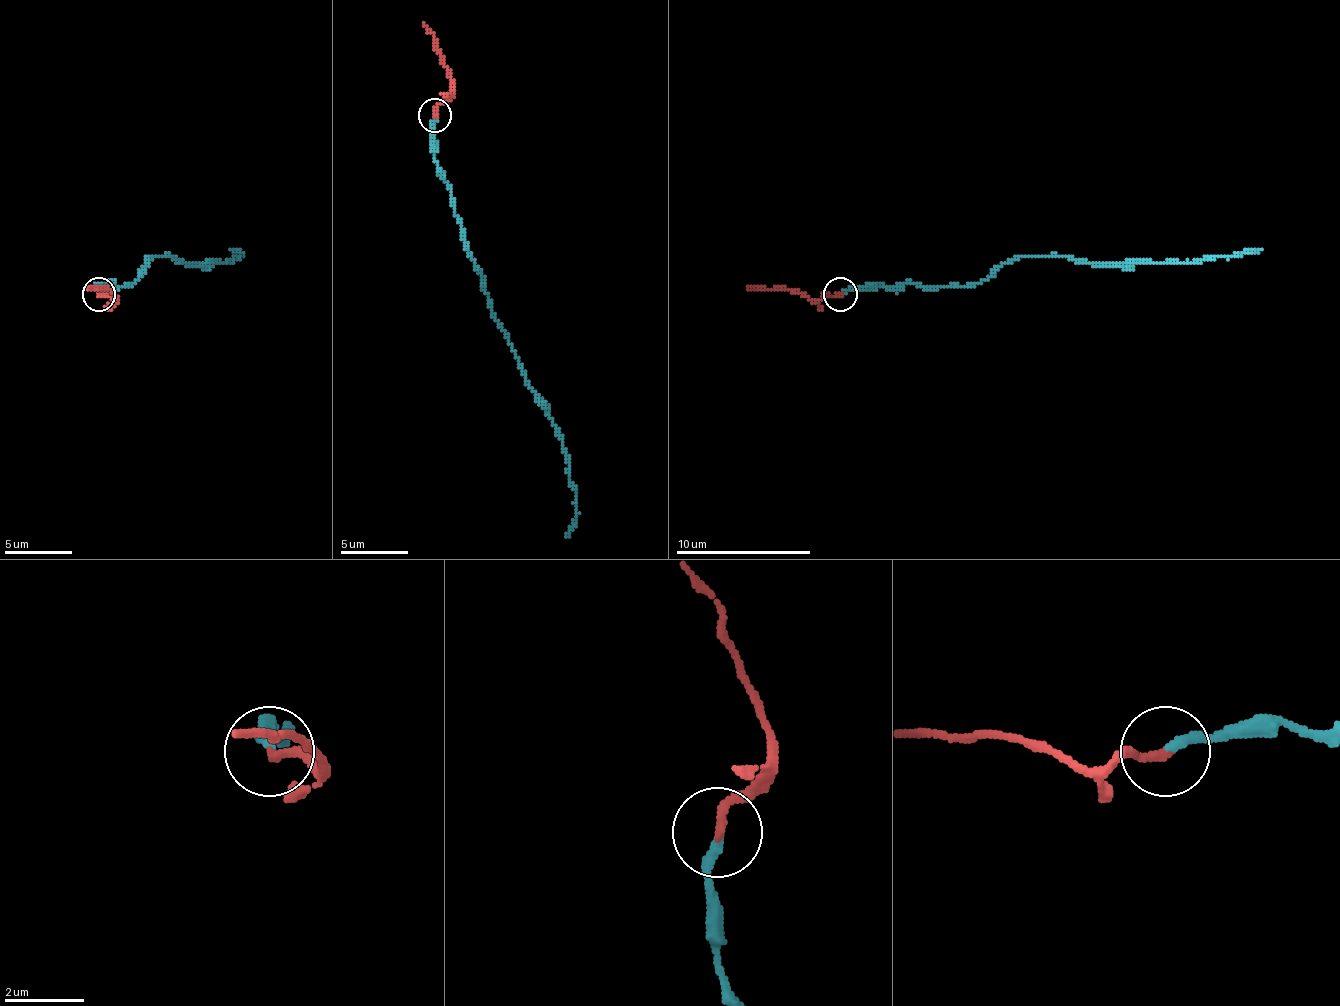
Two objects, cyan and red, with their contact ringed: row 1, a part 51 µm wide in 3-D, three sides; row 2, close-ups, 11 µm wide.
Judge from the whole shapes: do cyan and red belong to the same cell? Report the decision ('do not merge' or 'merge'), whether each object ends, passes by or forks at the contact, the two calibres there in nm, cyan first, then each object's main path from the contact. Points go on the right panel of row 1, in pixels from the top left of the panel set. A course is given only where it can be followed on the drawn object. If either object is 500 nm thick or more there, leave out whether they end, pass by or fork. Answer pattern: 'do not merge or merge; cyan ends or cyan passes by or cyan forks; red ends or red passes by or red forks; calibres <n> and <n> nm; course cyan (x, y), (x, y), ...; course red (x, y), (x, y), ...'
do not merge; cyan ends; red ends; calibres 240 and 220 nm; course cyan (839, 293), (910, 283), (974, 286), (1005, 263), (1032, 256), (1109, 263), (1167, 263), (1241, 256), (1261, 249); course red (839, 293), (808, 300), (781, 290), (748, 286)

